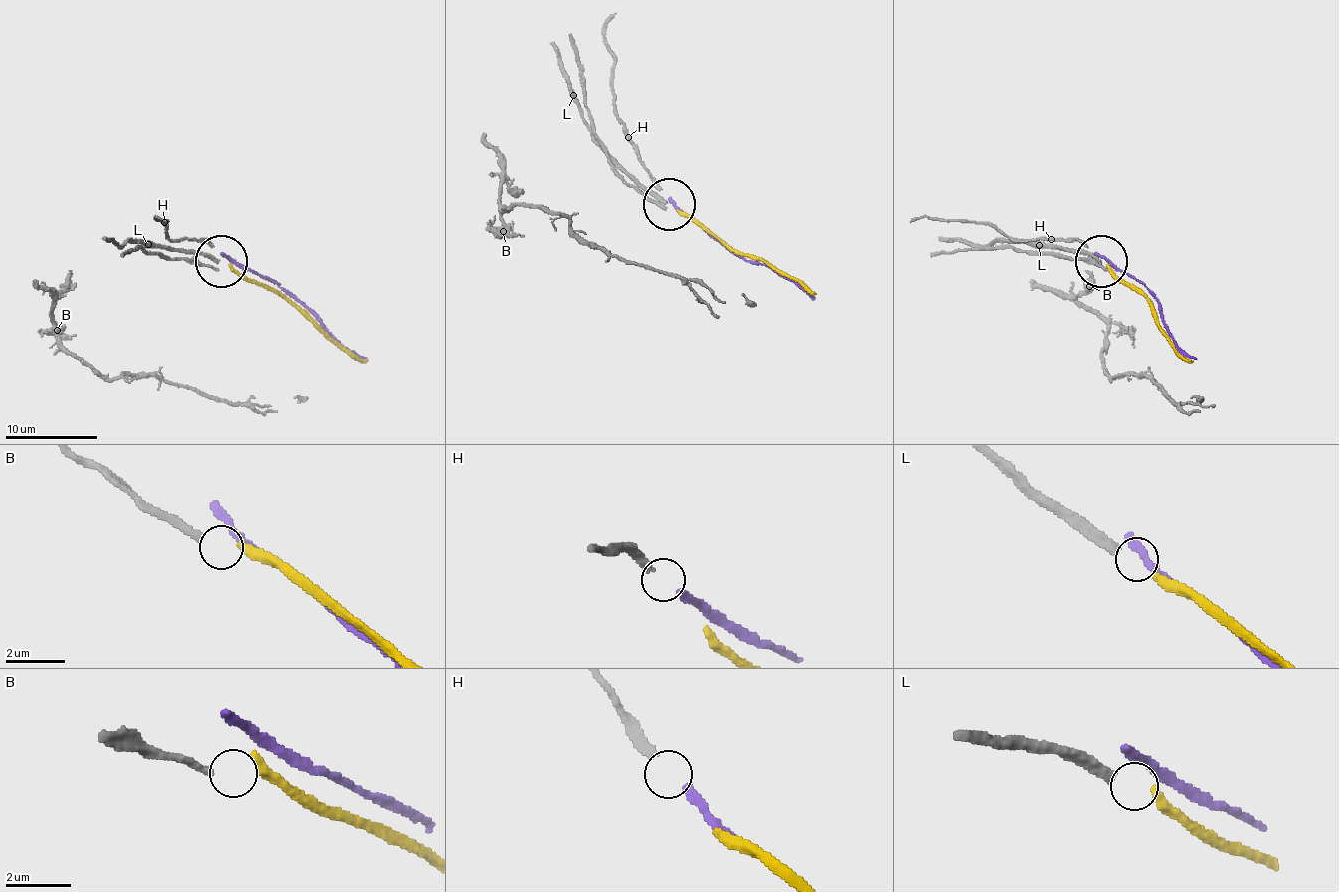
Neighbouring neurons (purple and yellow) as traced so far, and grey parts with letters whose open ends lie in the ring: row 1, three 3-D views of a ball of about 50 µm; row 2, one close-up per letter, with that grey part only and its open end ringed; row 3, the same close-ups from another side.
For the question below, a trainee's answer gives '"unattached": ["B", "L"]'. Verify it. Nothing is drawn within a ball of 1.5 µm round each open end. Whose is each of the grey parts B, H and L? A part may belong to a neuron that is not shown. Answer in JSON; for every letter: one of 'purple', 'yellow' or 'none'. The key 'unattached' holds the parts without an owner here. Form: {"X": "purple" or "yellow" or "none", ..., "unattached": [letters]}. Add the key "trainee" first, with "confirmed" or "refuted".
{"trainee": "refuted", "B": "none", "H": "purple", "L": "yellow", "unattached": ["B"]}

